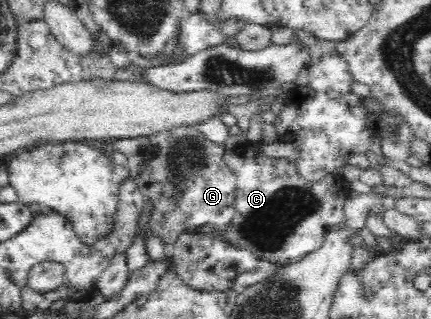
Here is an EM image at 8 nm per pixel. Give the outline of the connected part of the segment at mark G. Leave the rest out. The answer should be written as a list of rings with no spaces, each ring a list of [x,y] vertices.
[[[181,125],[149,136],[109,140],[107,144],[127,156],[130,179],[136,183],[143,196],[153,201],[150,230],[161,237],[166,245],[174,244],[179,236],[194,234],[198,226],[211,225],[219,234],[229,224],[234,215],[236,180],[224,159],[226,148],[207,140],[194,125]]]

